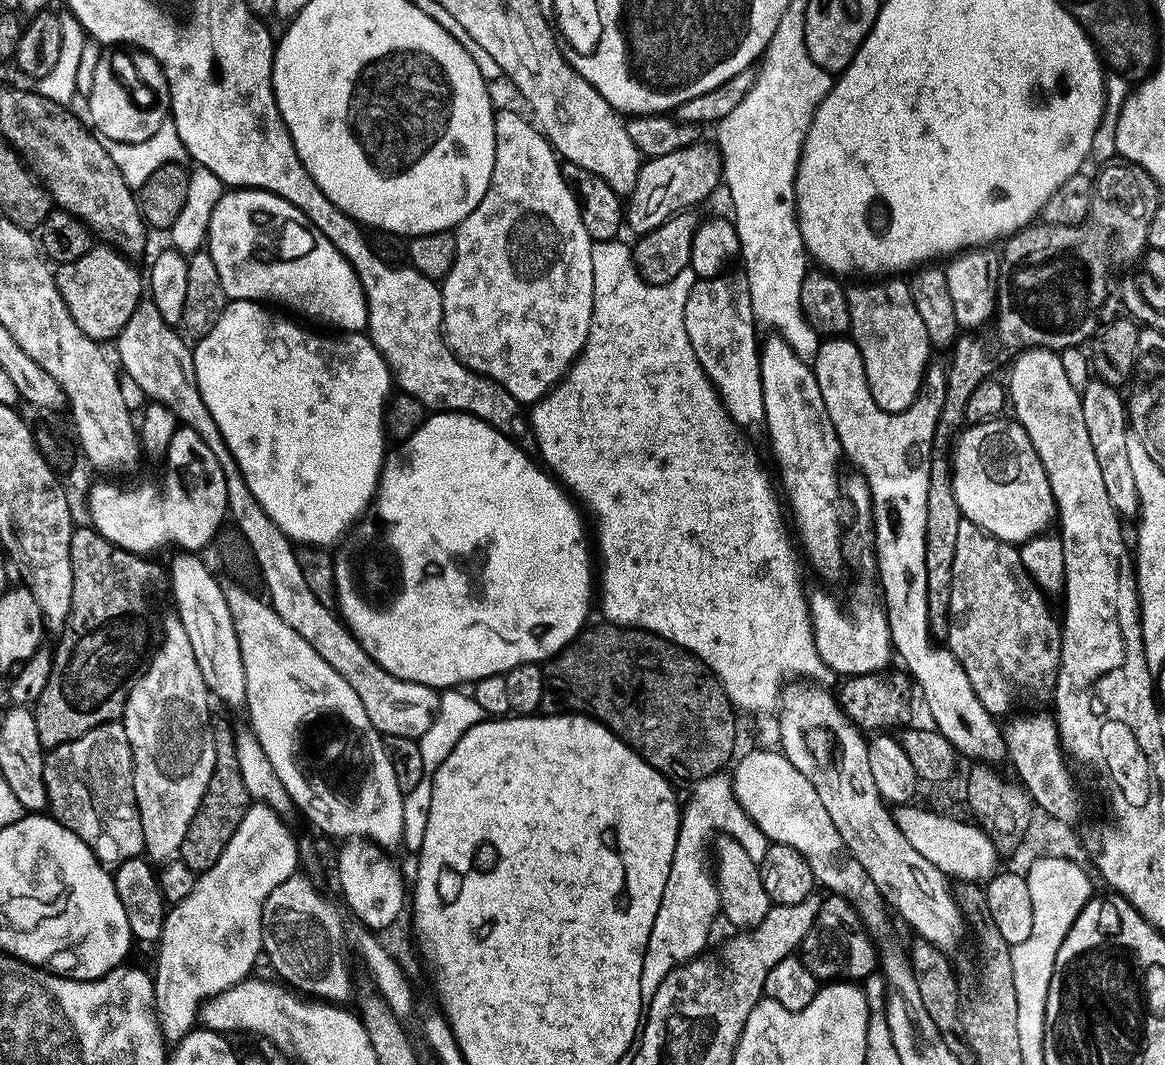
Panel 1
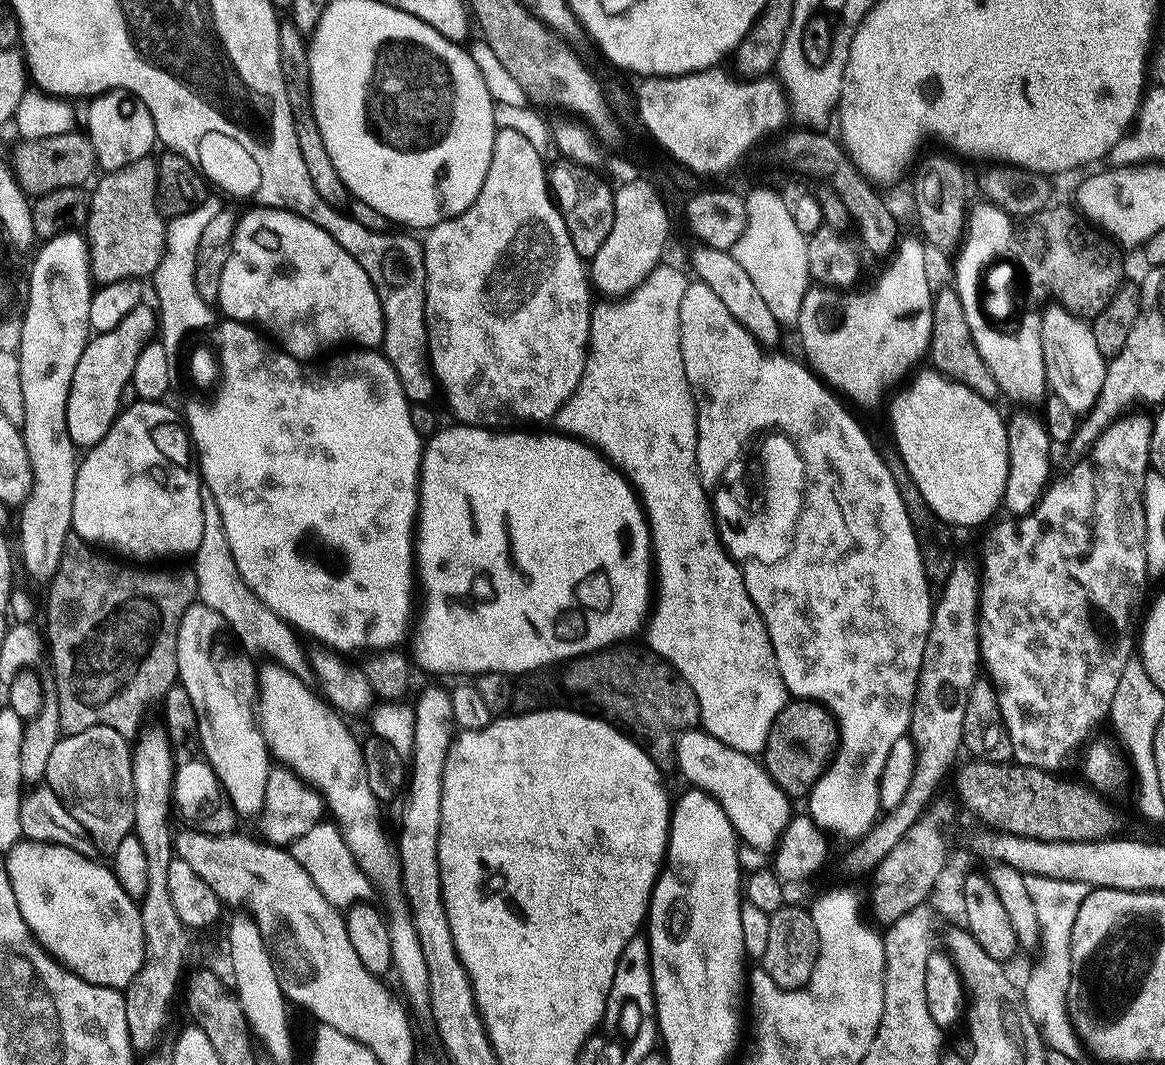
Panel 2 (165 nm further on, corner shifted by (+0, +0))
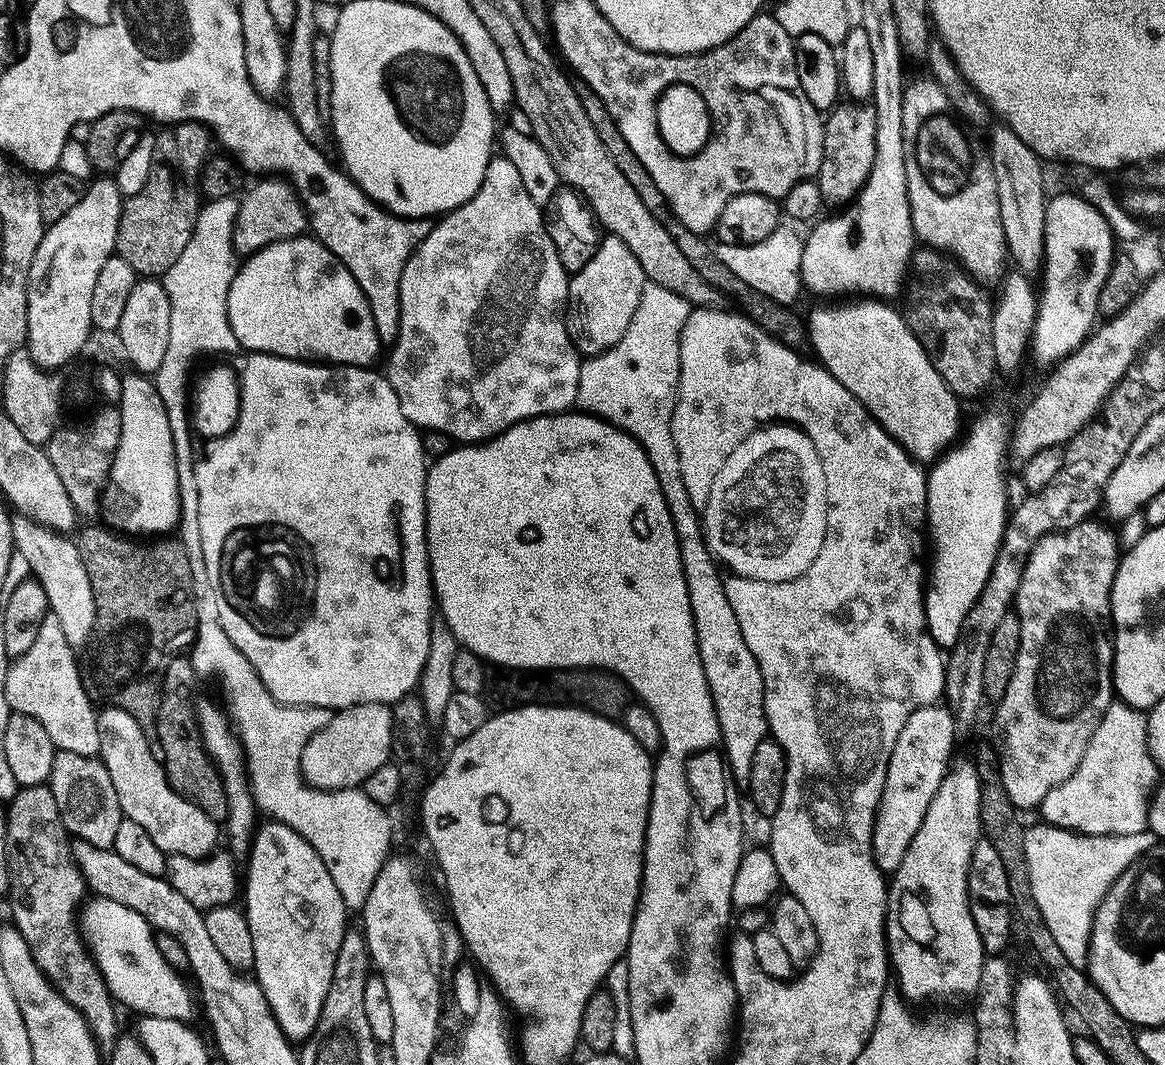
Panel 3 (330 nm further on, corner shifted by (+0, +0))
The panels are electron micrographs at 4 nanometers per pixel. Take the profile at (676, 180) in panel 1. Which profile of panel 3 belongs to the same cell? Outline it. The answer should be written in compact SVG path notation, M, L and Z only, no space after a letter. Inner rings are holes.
M605 235L590 266L575 273L568 286L568 333L581 357L600 356L626 338L626 330L630 330L634 314L638 314L638 306L649 283L638 258L630 254L630 246L617 236Z

